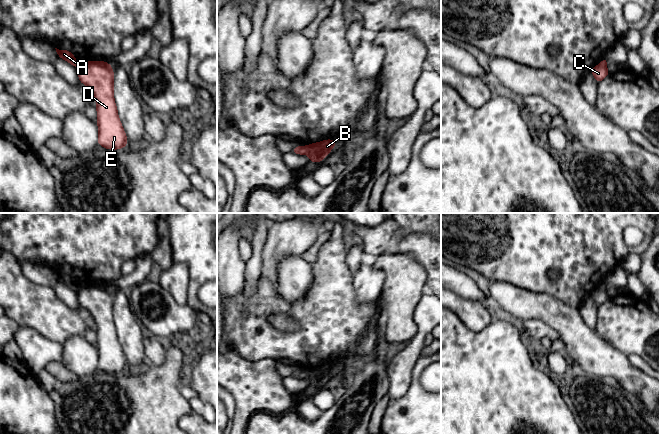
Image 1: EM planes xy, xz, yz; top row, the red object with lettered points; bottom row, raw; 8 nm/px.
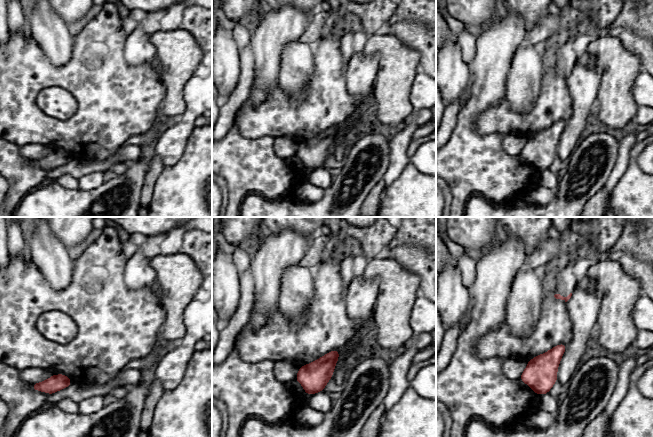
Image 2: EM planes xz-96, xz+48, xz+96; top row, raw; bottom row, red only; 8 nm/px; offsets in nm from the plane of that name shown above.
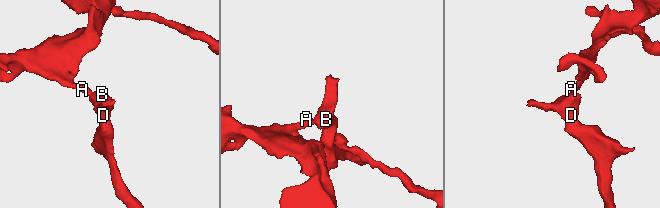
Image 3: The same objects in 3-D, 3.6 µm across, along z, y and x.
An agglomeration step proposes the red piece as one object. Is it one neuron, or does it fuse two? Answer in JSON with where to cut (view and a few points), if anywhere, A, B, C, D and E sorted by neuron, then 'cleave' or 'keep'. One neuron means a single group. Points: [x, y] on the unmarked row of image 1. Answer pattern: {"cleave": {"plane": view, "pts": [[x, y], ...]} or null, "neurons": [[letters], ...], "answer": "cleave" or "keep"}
{"cleave": {"plane": "xz", "pts": [[304, 371], [305, 377]]}, "neurons": [["A"], ["B", "C", "D", "E"]], "answer": "cleave"}

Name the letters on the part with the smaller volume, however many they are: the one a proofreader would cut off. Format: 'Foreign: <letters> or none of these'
Foreign: A

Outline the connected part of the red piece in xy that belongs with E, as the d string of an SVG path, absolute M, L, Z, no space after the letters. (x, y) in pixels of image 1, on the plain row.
M88 285L78 291L78 301L96 324L98 369L118 374L126 371L127 360L114 324L114 296L104 285Z

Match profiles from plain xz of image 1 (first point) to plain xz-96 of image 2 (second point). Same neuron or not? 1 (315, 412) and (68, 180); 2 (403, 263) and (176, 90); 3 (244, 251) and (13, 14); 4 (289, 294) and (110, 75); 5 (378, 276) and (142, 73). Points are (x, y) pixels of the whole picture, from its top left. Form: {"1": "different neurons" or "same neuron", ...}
{"1": "same neuron", "2": "same neuron", "3": "same neuron", "4": "different neurons", "5": "different neurons"}

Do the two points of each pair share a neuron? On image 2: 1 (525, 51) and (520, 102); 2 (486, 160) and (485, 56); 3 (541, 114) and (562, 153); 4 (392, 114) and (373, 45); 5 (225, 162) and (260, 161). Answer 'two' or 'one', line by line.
1: one
2: one
3: two
4: one
5: one

